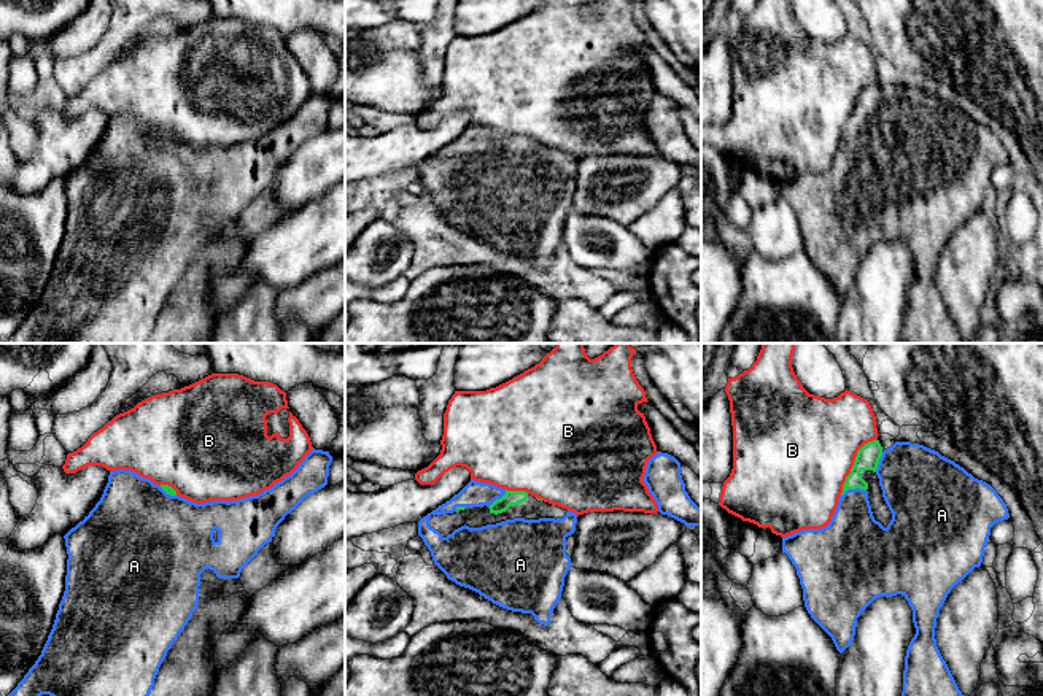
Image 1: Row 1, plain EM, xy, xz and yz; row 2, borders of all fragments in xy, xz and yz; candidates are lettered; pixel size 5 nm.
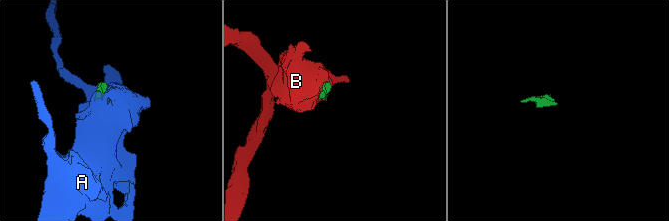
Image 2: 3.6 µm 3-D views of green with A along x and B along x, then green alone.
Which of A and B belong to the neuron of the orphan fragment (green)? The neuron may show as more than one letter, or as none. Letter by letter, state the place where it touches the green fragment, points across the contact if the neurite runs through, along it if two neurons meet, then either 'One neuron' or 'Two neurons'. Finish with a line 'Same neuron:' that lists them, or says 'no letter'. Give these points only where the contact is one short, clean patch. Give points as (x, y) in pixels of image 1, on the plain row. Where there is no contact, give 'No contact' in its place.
A: Touches green at yz (853, 132). One neuron
B: Touches green at yz (854, 108). Two neurons
Same neuron: A

